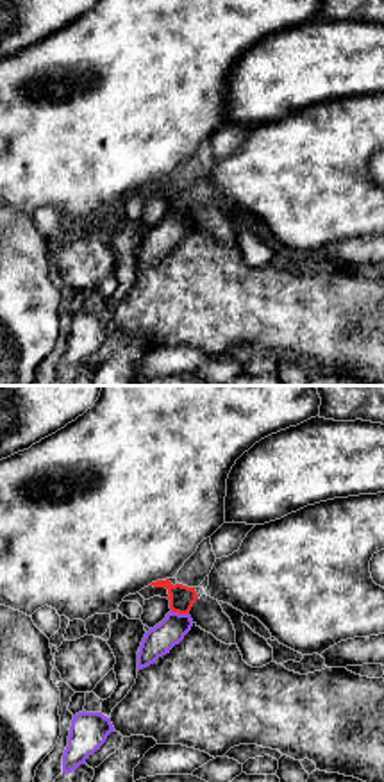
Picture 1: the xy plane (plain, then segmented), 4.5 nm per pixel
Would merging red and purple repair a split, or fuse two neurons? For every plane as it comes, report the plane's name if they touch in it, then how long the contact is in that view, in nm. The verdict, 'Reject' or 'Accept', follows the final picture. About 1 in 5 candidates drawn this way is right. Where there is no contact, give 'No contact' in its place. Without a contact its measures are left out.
Touches red in xy. Shared border 80 nm

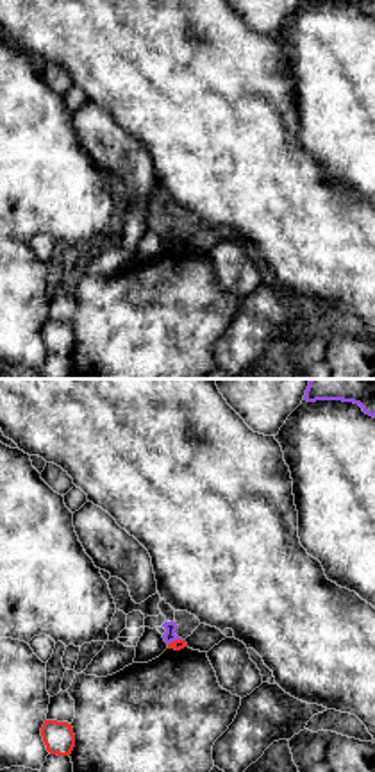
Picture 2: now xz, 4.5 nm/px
Touches red in xz. Shared border 70 nm

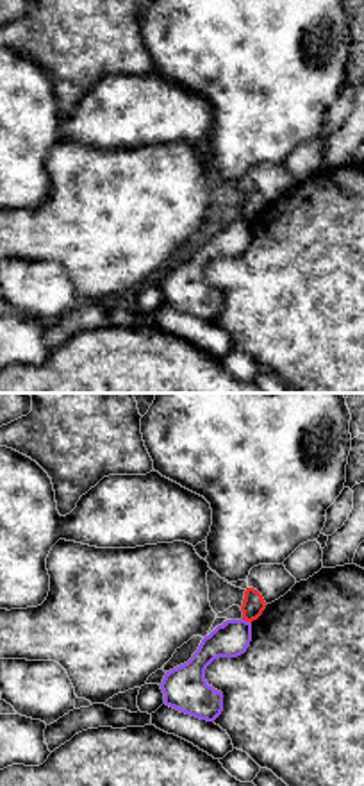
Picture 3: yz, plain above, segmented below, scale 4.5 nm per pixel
Touches red in yz. Shared border 50 nm

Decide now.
Reject

